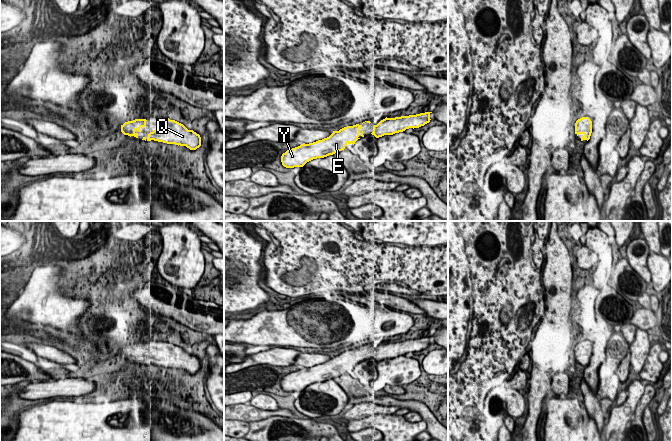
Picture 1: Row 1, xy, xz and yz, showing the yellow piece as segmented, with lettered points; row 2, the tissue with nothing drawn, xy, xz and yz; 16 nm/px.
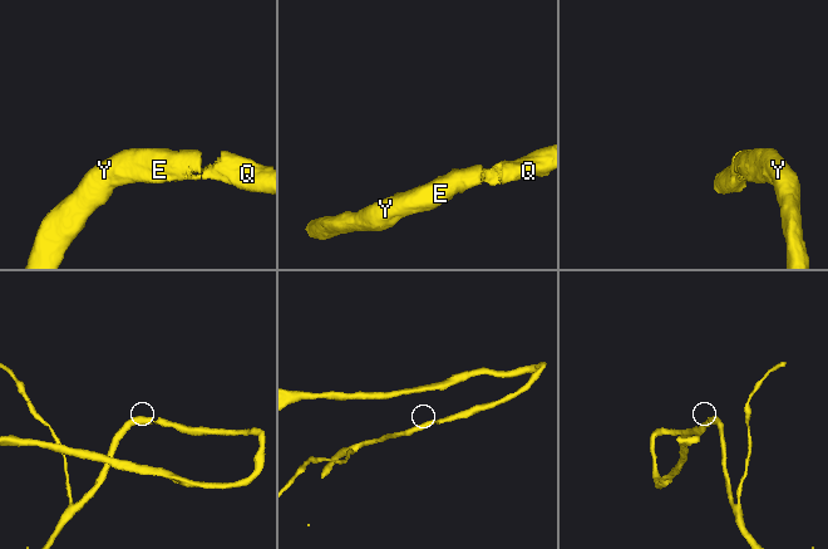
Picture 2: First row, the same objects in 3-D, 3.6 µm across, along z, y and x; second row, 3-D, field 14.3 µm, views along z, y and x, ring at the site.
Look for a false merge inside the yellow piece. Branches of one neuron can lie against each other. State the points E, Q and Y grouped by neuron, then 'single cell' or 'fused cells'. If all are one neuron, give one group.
E Q Y; single cell

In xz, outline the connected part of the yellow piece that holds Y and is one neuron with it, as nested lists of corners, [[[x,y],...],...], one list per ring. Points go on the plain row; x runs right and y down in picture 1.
[[[362,348],[347,350],[333,357],[322,364],[309,368],[301,368],[298,371],[287,374],[281,380],[282,389],[286,392],[303,391],[307,386],[333,379],[345,373],[347,368],[355,368],[363,359]]]

